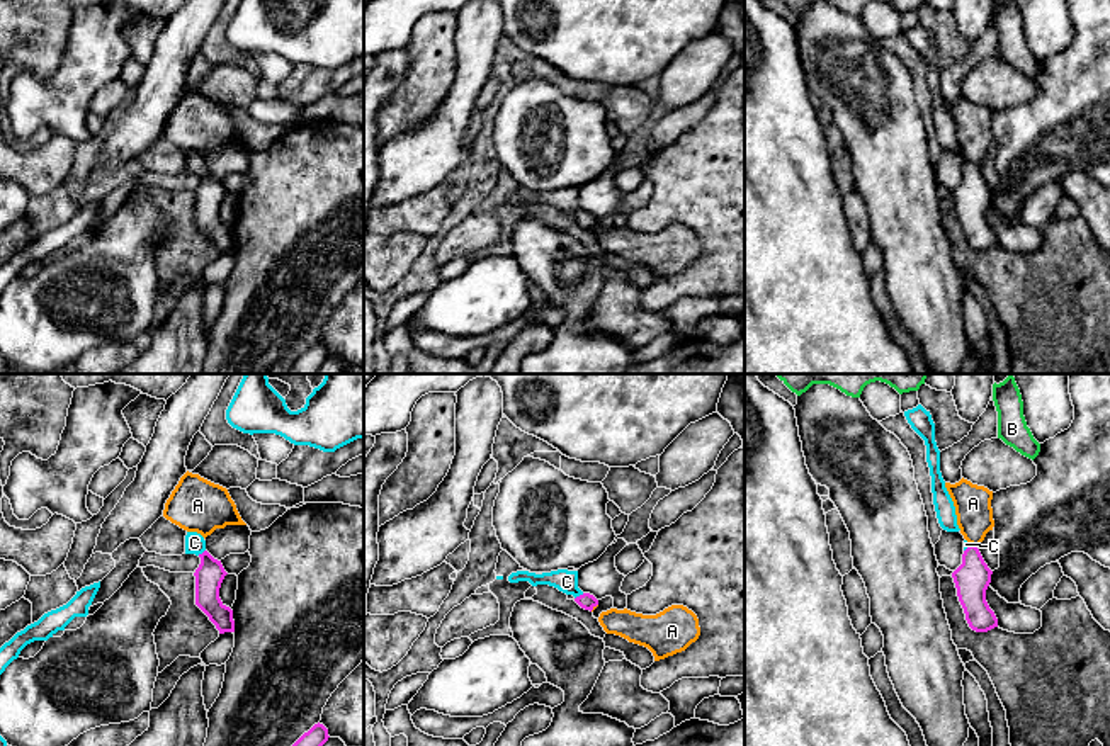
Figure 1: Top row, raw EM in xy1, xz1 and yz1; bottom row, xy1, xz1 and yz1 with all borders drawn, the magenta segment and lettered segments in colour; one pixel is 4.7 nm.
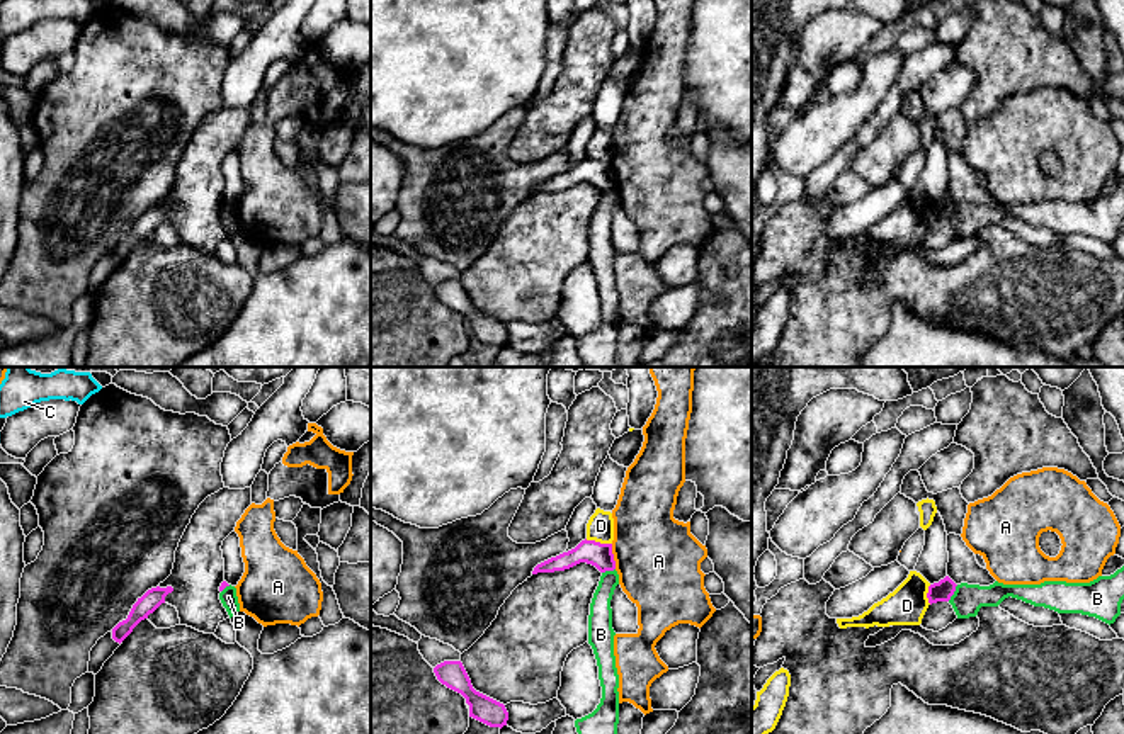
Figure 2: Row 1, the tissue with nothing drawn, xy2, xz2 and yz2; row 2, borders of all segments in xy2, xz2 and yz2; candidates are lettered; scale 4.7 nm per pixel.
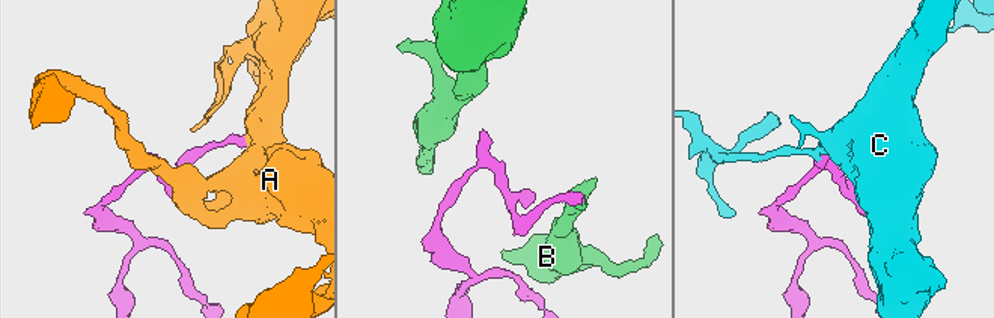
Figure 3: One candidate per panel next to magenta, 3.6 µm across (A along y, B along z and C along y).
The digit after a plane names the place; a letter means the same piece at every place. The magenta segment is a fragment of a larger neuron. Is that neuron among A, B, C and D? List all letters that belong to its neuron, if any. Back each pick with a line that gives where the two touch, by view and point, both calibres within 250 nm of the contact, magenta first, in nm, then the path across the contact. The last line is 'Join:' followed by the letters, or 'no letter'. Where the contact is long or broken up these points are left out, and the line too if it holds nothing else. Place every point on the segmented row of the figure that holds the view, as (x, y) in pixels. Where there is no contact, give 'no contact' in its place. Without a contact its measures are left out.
C: contact xz1 (580, 595); calibres 70 and 110 nm; way xz1 (585, 600), (580, 595), (566, 582)
Join: C

